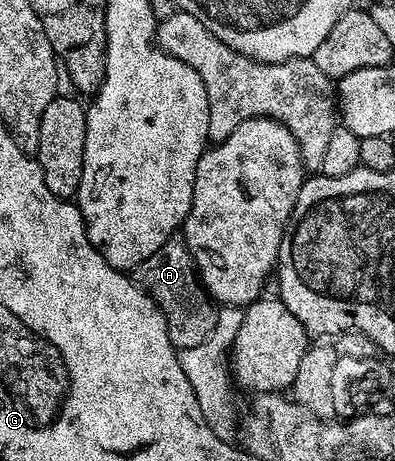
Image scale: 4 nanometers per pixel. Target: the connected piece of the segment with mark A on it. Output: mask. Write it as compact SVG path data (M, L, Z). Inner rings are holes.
M173 237L153 253L140 267L134 268L134 278L140 287L153 297L153 301L161 309L165 317L165 325L169 329L169 341L179 351L193 349L193 345L201 345L215 324L216 304L199 278L195 270L195 259L189 253L187 244L182 238Z

